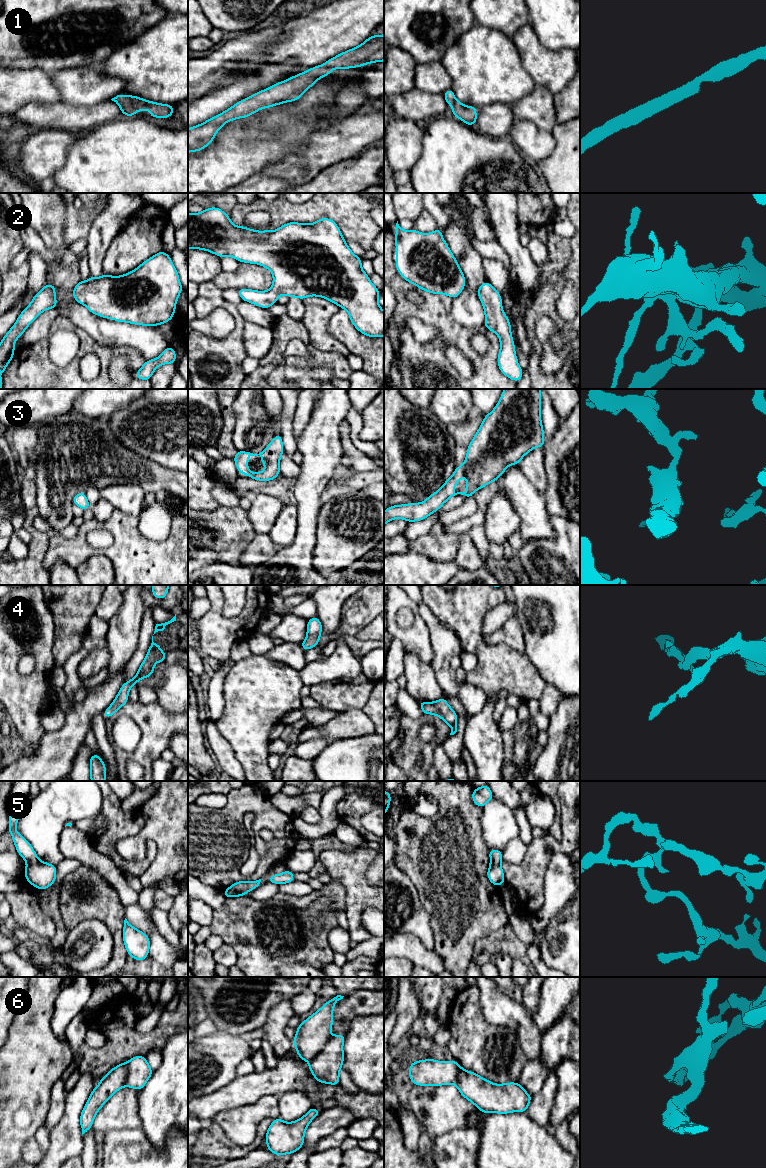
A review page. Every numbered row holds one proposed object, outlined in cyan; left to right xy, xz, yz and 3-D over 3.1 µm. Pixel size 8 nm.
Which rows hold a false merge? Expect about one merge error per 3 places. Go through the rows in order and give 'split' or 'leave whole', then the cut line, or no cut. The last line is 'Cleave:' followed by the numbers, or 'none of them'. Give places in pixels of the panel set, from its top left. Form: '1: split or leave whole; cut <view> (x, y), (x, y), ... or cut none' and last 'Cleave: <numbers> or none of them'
1: leave whole; cut none
2: leave whole; cut none
3: leave whole; cut none
4: leave whole; cut none
5: split; cut xy (39, 860), (27, 865)
6: leave whole; cut none
Cleave: 5

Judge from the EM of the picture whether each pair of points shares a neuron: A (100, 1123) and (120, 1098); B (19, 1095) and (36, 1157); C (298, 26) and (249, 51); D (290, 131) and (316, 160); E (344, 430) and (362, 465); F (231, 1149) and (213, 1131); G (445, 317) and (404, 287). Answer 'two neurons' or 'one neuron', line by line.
A: one neuron
B: two neurons
C: two neurons
D: two neurons
E: one neuron
F: one neuron
G: one neuron

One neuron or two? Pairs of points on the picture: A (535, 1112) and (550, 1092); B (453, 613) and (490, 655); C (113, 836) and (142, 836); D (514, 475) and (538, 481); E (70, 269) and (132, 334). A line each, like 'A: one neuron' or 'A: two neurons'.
A: one neuron
B: one neuron
C: two neurons
D: two neurons
E: one neuron

